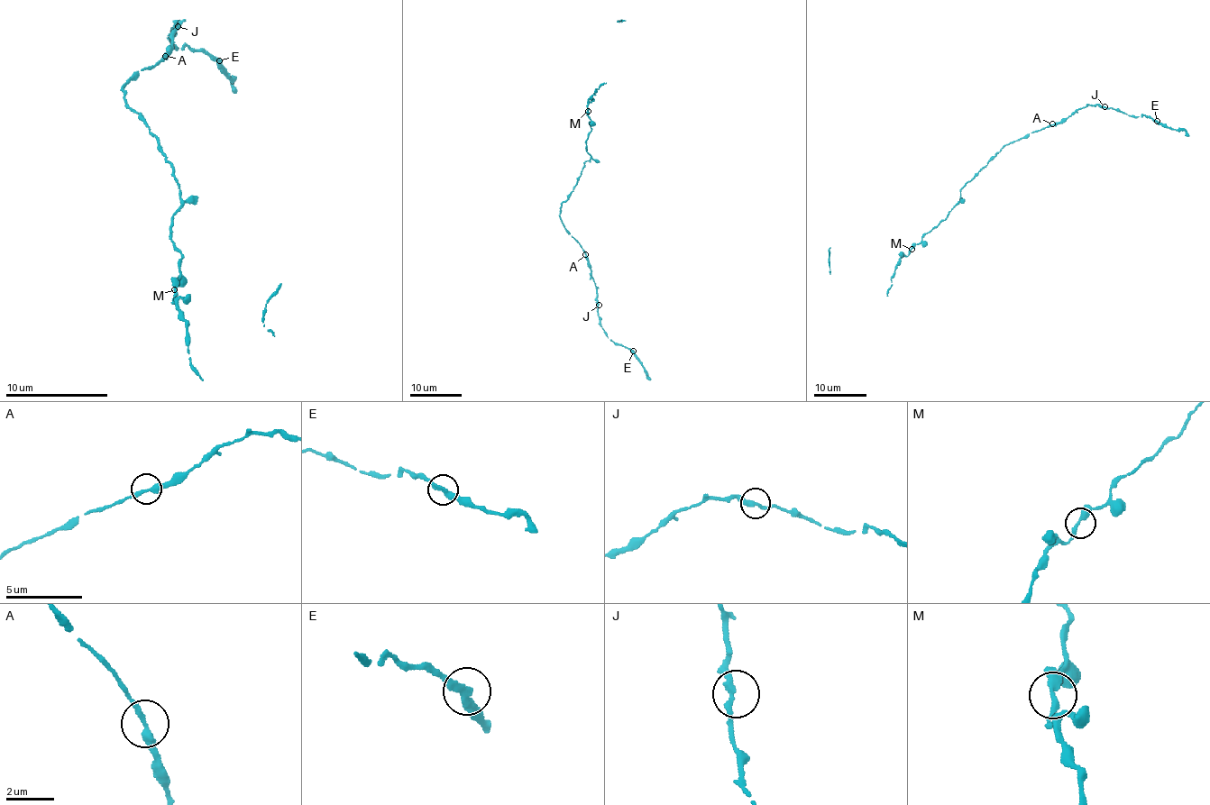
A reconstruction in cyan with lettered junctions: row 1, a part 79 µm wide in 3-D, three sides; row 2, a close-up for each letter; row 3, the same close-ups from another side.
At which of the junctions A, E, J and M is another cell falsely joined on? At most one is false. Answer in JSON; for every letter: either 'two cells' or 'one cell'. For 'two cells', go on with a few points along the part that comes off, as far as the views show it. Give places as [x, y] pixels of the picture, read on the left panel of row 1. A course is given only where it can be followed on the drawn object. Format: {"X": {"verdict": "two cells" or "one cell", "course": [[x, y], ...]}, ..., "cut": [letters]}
{"A": {"verdict": "one cell"}, "E": {"verdict": "one cell"}, "J": {"verdict": "one cell"}, "M": {"verdict": "one cell"}, "cut": []}

